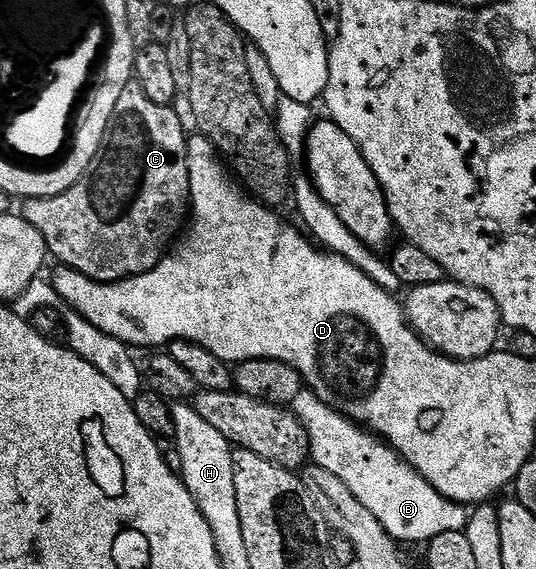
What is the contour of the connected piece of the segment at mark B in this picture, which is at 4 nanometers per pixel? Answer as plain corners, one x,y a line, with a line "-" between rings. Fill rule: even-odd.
309,390
296,394
292,411
308,434
312,463
328,470
328,474
336,474
340,482
356,494
356,502
360,502
399,545
422,546
440,534
465,529
467,509
440,495
381,436
341,416

